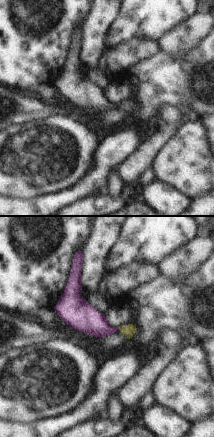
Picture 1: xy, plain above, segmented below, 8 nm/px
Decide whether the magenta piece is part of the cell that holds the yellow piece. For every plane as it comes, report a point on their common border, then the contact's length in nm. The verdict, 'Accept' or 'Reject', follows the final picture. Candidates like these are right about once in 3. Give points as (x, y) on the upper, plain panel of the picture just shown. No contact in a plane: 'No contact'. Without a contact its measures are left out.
No contact.

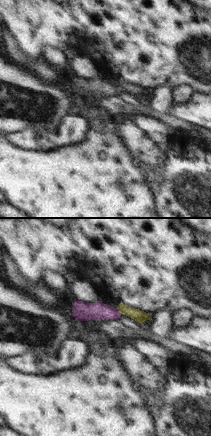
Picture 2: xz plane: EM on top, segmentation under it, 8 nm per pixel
Touches yellow at (119, 87). Shared border 60 nm.

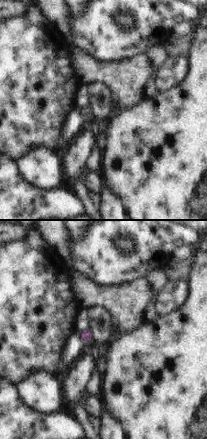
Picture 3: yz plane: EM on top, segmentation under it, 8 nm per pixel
No contact.

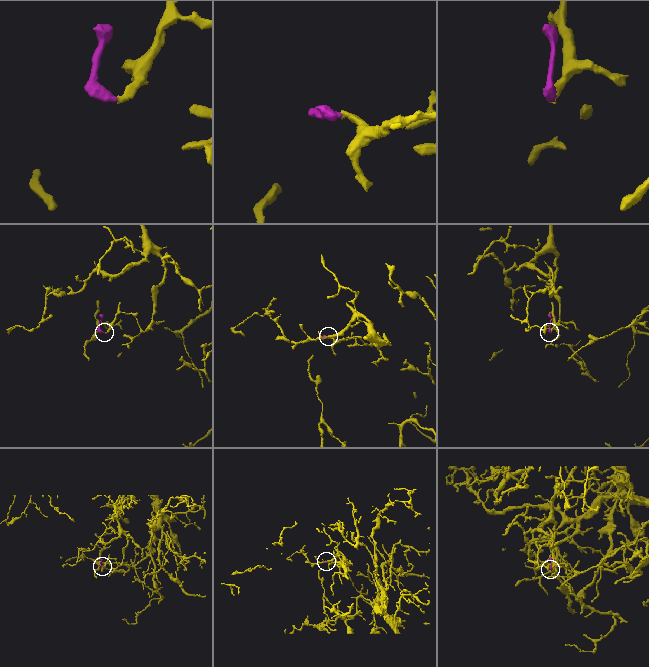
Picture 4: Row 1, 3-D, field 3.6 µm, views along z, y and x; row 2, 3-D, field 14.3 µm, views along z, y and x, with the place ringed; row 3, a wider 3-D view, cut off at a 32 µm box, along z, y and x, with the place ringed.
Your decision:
Accept.

